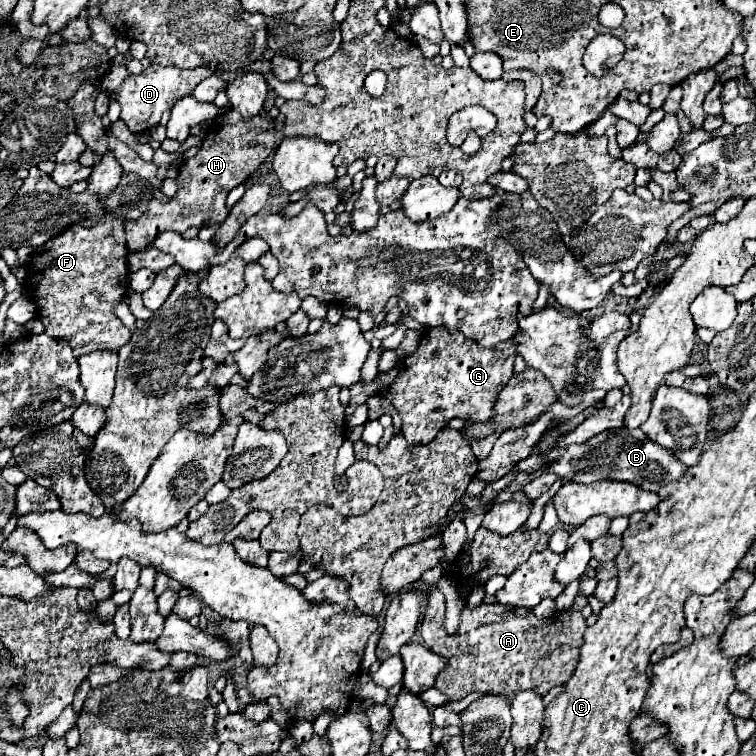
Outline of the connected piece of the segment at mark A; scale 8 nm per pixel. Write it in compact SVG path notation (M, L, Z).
M432 590L420 622L420 634L434 654L448 660L448 666L436 676L434 688L448 694L450 700L460 700L462 688L506 696L516 696L522 690L546 694L550 688L564 684L572 676L578 646L586 632L586 620L578 610L562 610L550 618L536 618L534 612L518 616L502 604L480 604L472 610L464 606L456 634L446 632L444 618L444 596L438 590Z

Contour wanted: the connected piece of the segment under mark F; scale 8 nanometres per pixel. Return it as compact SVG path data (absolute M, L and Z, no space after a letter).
M110 152L104 154L100 164L90 174L86 188L102 204L102 218L94 226L86 226L86 222L70 224L60 232L60 236L54 236L46 244L38 246L26 264L28 288L24 286L24 290L28 300L32 300L38 308L36 318L44 324L48 336L66 340L76 358L92 350L118 352L132 336L114 314L114 308L128 292L128 248L122 218L104 206L104 200L108 200L118 188L120 174L122 166Z

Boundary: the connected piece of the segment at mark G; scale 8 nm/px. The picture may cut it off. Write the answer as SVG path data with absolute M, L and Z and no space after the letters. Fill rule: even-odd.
M426 328L414 354L400 358L392 370L378 374L372 384L352 384L350 404L362 404L370 394L384 394L400 412L408 442L428 444L450 418L484 422L492 416L496 394L512 376L514 356L514 340L484 348L460 332L450 334L442 328Z

